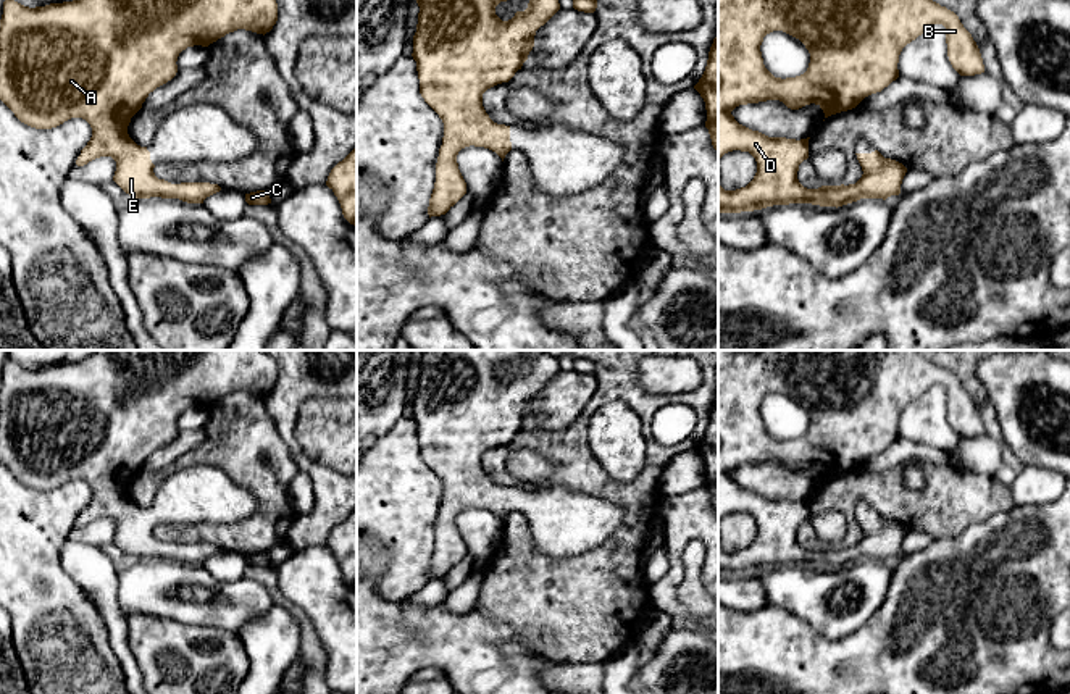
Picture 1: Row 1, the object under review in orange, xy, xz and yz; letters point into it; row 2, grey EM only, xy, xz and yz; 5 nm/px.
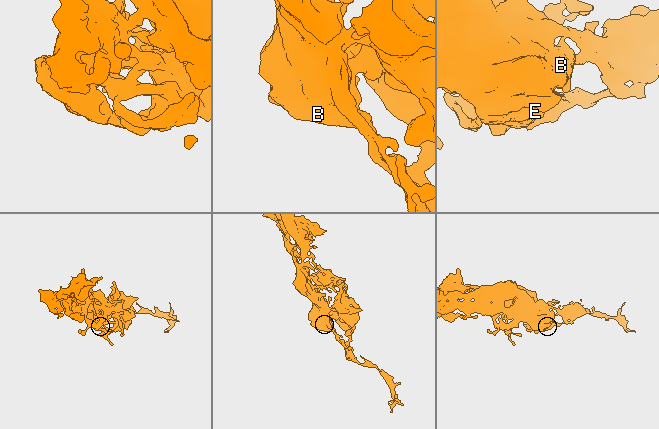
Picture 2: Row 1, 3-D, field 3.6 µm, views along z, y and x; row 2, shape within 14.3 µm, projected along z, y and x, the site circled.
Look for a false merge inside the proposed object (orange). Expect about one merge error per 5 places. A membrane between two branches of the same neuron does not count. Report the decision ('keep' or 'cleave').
keep

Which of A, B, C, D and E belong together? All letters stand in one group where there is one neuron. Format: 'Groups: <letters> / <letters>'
Groups: A B C D E

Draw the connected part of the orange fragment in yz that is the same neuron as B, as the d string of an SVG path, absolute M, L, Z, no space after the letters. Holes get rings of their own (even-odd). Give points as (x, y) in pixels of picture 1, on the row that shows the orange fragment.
M718 0L718 161L733 150L749 152L757 161L754 179L741 189L725 190L718 173L718 213L741 213L773 205L812 203L842 207L860 199L883 199L901 194L907 168L878 150L855 153L862 178L849 186L807 189L797 179L799 165L809 158L809 139L768 137L739 124L731 111L739 105L780 100L791 110L815 103L825 119L855 108L865 97L881 92L899 77L902 48L930 26L946 27L947 56L960 76L984 73L983 58L972 34L959 16L933 0ZM773 31L799 39L810 53L804 74L775 77L763 65L760 45Z

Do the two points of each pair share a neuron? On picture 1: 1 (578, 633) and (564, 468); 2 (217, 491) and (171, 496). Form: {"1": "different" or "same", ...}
{"1": "same", "2": "same"}

